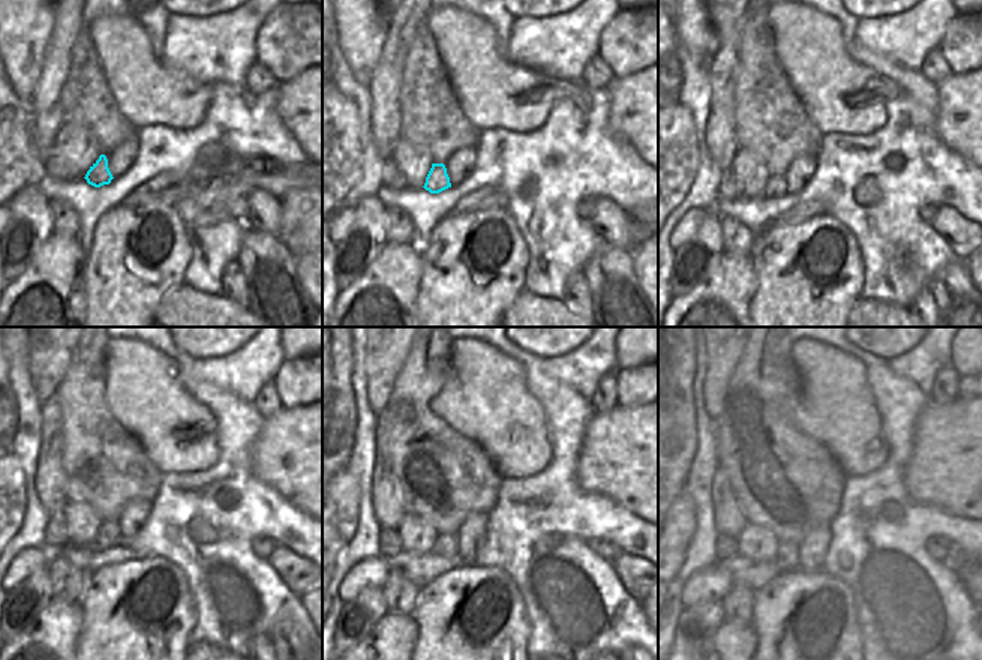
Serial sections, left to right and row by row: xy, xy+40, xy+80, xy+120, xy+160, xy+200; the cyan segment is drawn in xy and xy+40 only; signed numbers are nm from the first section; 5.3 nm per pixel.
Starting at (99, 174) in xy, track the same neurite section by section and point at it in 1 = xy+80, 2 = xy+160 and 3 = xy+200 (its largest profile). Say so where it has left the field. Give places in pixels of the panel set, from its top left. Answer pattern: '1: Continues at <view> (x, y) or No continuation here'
1: Continues at xy+80 (775, 188)
2: Continues at xy+160 (444, 545)
3: Continues at xy+200 (787, 557).

